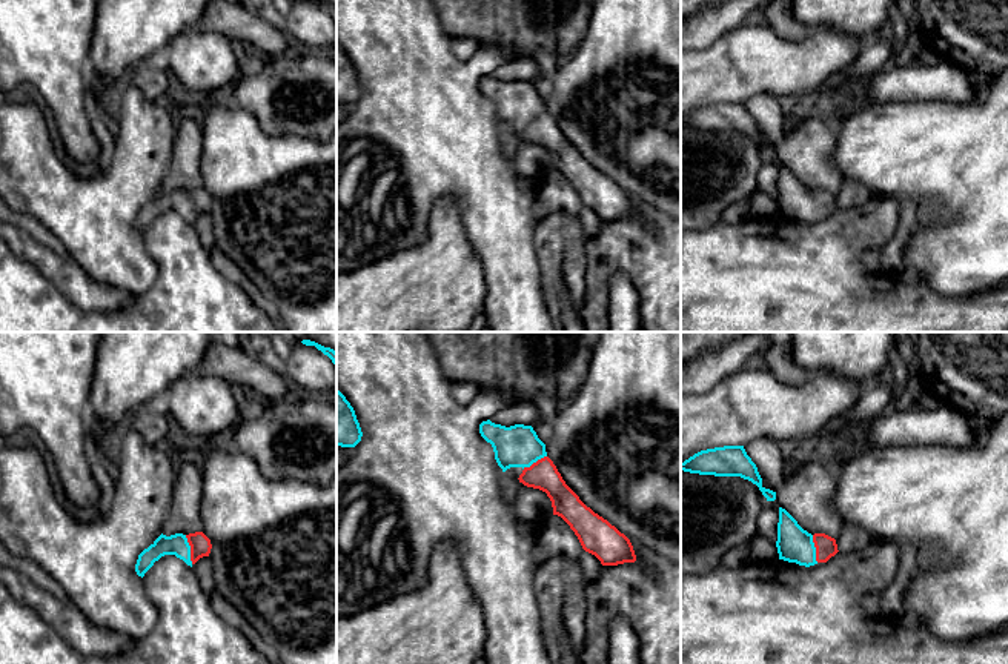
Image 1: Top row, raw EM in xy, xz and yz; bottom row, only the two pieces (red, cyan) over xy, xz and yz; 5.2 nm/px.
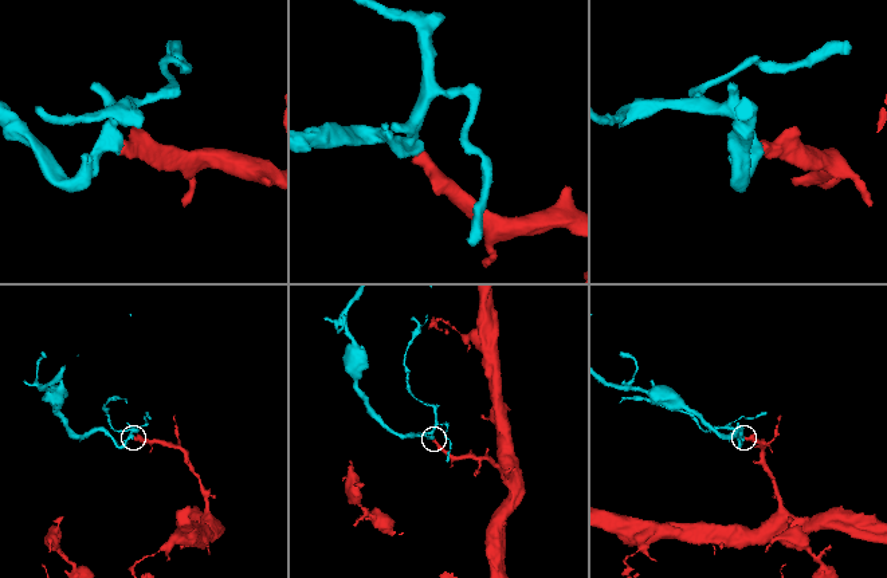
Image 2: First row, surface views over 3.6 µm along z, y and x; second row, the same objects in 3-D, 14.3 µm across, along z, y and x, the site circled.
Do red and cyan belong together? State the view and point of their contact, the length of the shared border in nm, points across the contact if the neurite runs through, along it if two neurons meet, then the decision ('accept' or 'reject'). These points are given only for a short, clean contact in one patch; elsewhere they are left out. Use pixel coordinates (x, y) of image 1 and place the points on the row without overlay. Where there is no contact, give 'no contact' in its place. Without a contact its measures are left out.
contact xy (191, 205); length 160 nm; way xy (200, 200), (191, 205), (177, 200); accept

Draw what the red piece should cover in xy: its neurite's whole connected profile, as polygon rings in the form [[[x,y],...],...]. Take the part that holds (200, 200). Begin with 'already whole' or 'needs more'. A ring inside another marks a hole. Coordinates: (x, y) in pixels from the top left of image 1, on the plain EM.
needs more; [[[203,188],[189,191],[175,189],[171,192],[161,189],[138,211],[135,227],[143,234],[154,218],[164,211],[175,211],[192,223],[200,214],[209,212],[211,204],[211,195]]]

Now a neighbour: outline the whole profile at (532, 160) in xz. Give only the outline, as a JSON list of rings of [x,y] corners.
[[[529,143],[512,155],[516,171],[524,177],[544,178],[553,171],[552,157],[545,148]]]

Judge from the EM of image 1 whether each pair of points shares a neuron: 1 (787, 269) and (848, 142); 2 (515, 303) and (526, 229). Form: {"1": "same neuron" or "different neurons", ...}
{"1": "different neurons", "2": "same neuron"}

